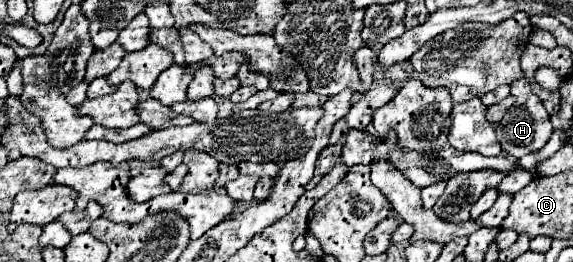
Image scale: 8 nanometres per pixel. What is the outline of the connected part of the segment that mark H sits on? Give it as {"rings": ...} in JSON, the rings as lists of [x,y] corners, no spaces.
{"rings":[[[524,77],[514,81],[510,87],[512,87],[510,93],[516,97],[516,105],[502,119],[502,135],[498,135],[498,141],[500,141],[502,151],[506,155],[512,155],[512,157],[520,159],[522,155],[538,151],[548,143],[548,139],[552,135],[552,123],[550,123],[548,111],[542,107],[542,101],[538,99],[538,95],[532,93],[532,89],[530,89],[530,85],[526,83]]]}

